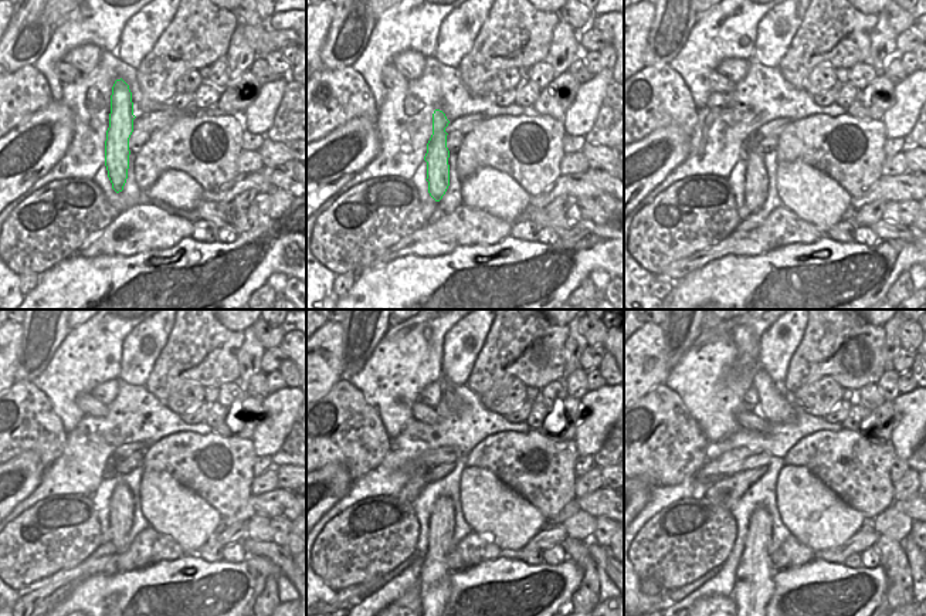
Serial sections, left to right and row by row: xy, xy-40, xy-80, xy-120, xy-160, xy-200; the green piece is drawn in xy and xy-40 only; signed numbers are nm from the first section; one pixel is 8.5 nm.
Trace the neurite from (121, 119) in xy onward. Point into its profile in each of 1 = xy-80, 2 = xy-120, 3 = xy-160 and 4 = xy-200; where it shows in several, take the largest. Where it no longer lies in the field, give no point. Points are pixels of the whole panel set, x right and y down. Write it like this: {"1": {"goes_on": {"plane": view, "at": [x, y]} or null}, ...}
{"1": {"goes_on": {"plane": "xy-80", "at": [756, 185]}}, "2": {"goes_on": {"plane": "xy-120", "at": [121, 515]}}, "3": {"goes_on": {"plane": "xy-160", "at": [434, 576]}}, "4": {"goes_on": {"plane": "xy-200", "at": [753, 585]}}}

